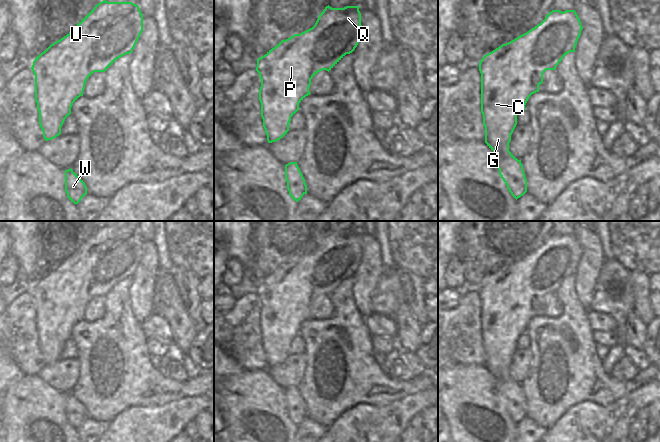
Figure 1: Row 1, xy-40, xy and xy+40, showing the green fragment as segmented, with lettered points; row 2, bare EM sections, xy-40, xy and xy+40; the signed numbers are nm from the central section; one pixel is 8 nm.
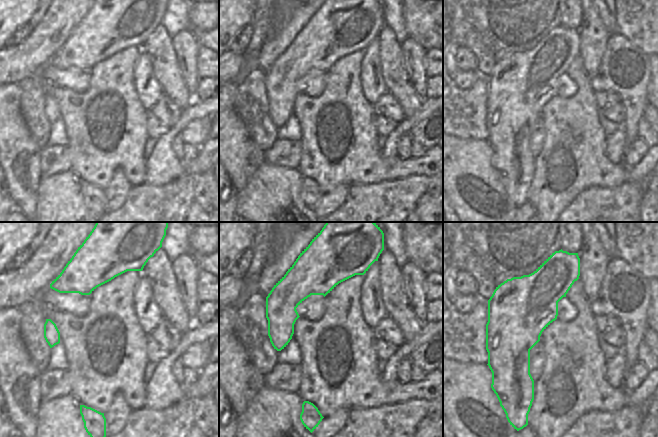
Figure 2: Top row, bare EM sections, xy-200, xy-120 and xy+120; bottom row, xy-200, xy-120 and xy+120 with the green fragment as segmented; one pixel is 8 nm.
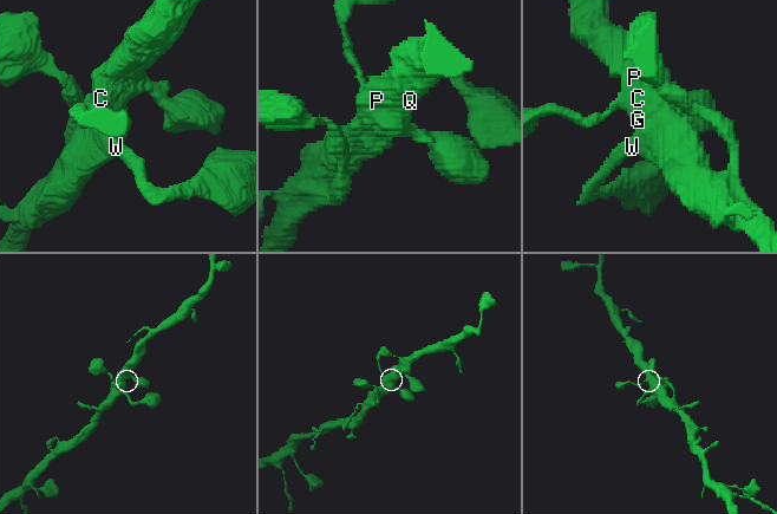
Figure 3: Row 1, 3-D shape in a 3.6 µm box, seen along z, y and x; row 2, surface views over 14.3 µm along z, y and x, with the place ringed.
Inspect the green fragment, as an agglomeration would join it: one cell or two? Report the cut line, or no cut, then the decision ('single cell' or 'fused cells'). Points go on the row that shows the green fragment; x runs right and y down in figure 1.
no cut | single cell

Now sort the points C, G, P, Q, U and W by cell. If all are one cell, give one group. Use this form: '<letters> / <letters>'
C G P Q U W

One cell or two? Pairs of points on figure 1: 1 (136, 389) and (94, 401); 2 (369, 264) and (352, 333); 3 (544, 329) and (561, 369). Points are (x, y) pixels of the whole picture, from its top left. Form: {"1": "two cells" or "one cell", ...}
{"1": "one cell", "2": "two cells", "3": "one cell"}

